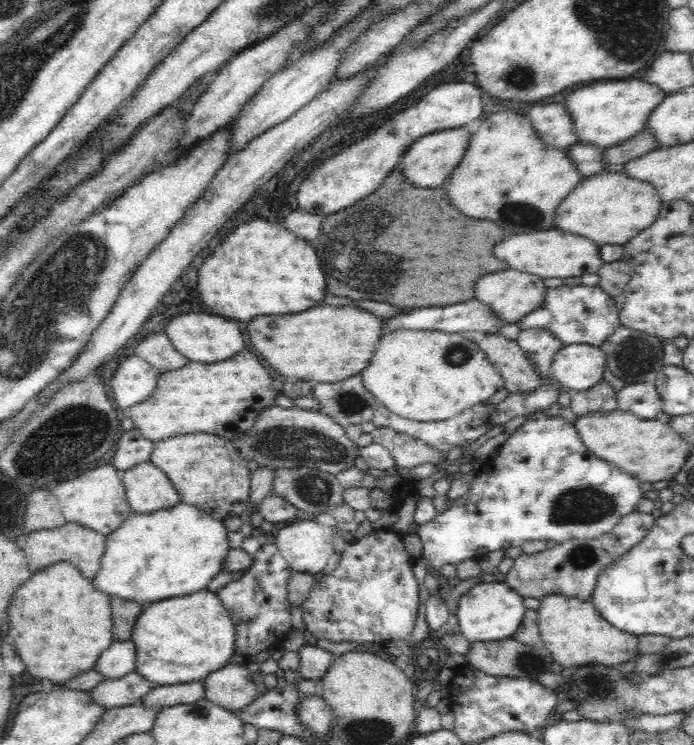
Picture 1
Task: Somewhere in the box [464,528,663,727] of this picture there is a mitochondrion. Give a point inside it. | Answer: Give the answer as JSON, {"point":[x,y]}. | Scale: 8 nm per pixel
{"point":[595,685]}

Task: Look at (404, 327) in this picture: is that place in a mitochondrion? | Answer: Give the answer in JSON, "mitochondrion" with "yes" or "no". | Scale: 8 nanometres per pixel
{"mitochondrion":"no"}

